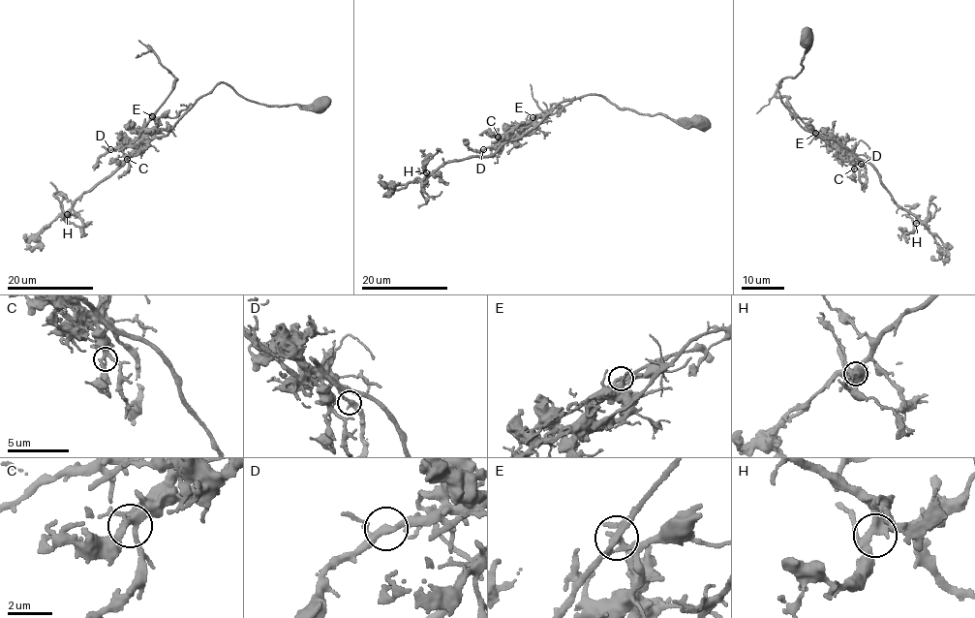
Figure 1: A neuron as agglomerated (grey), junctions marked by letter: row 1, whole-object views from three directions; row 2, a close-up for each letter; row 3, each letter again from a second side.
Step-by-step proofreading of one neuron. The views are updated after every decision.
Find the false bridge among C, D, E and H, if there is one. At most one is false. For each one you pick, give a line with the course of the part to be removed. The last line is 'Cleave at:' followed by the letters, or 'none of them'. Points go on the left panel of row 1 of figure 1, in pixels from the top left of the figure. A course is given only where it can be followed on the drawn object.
E: foreign part runs (152, 116), (172, 87), (174, 76), (152, 51), (136, 57)
Cleave at: E

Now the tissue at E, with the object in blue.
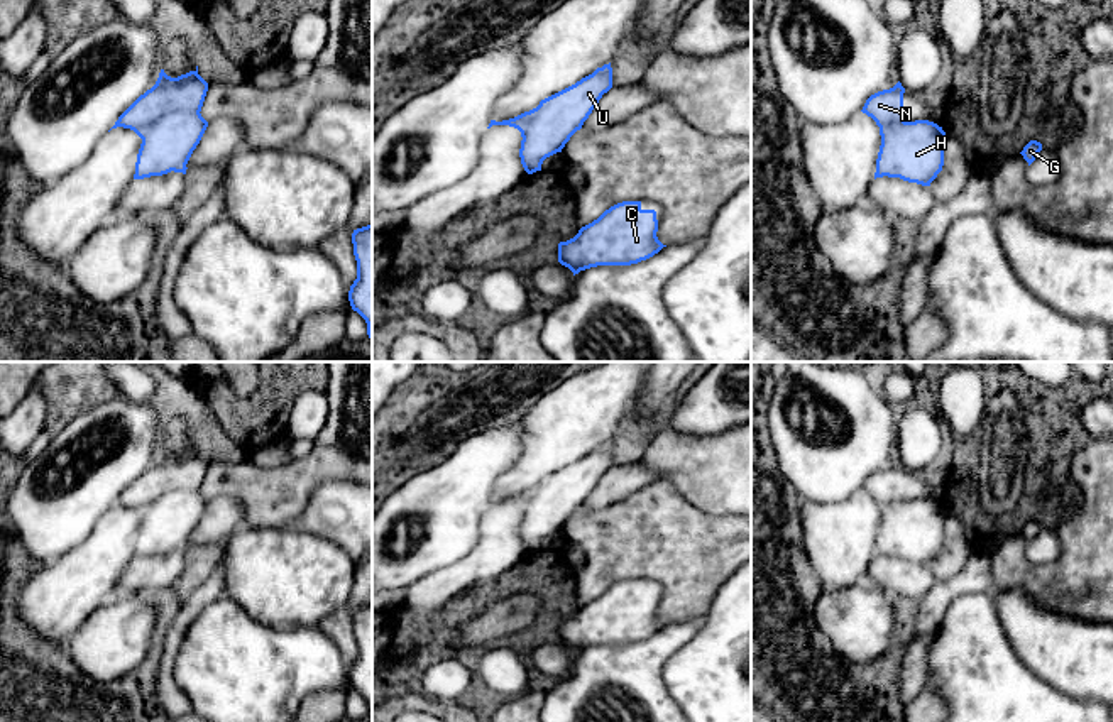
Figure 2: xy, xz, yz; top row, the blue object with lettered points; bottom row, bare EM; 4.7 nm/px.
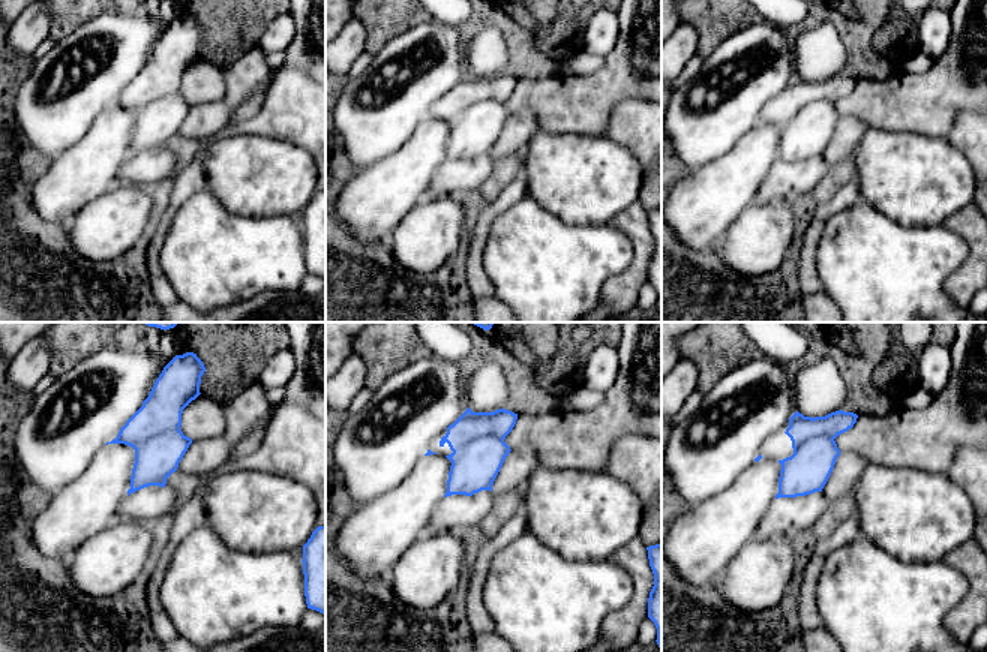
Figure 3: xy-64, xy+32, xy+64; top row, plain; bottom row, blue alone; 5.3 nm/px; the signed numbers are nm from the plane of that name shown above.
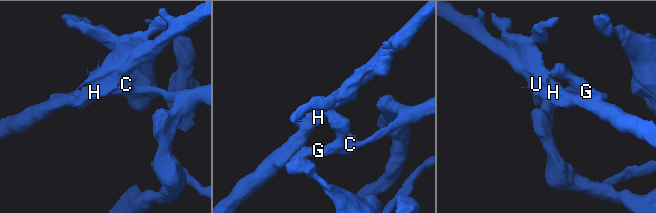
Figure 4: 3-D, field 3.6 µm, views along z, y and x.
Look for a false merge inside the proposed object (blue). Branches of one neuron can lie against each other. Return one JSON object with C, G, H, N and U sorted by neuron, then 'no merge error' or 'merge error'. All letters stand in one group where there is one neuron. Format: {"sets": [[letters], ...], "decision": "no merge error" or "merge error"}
{"sets": [["C", "G", "N"], ["H", "U"]], "decision": "merge error"}

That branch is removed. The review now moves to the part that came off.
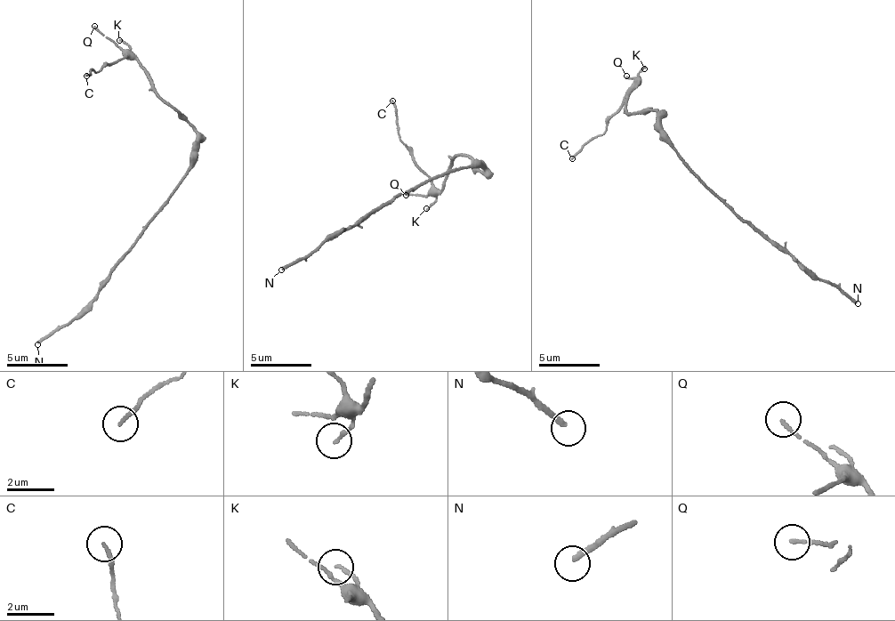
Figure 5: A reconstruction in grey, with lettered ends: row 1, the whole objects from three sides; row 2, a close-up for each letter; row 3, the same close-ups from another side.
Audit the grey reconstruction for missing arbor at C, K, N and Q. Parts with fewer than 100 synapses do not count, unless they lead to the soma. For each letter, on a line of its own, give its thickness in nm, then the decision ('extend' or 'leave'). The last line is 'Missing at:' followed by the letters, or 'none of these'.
C: 140 nm | leave
K: 120 nm | leave
N: 220 nm | extend
Q: 110 nm | leave
Missing at: N

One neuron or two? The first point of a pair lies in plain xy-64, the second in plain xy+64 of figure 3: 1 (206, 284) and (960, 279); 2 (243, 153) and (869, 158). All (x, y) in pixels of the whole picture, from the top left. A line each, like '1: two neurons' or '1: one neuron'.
1: two neurons
2: one neuron

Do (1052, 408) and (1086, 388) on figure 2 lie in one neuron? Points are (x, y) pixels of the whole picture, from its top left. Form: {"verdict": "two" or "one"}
{"verdict": "one"}

